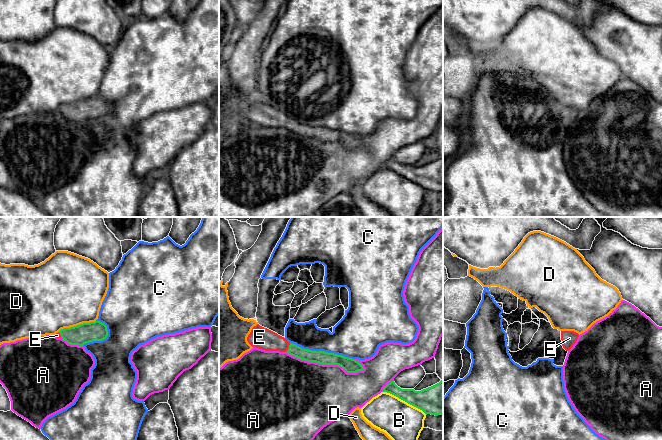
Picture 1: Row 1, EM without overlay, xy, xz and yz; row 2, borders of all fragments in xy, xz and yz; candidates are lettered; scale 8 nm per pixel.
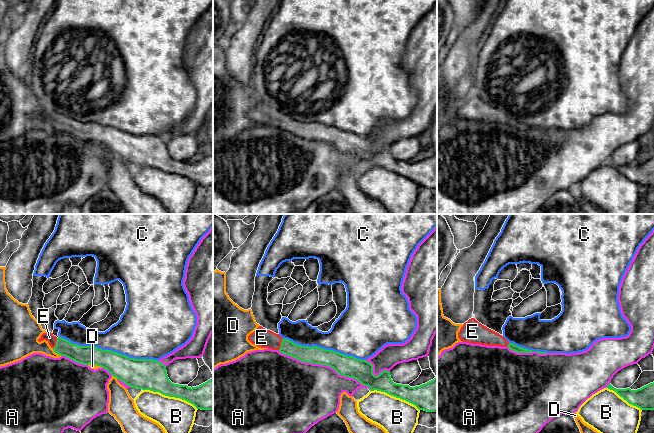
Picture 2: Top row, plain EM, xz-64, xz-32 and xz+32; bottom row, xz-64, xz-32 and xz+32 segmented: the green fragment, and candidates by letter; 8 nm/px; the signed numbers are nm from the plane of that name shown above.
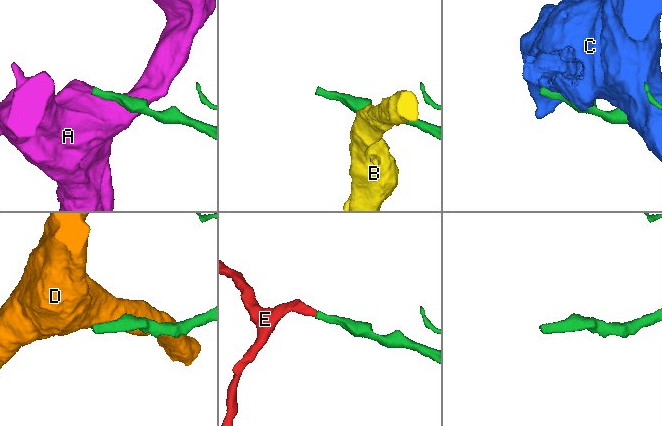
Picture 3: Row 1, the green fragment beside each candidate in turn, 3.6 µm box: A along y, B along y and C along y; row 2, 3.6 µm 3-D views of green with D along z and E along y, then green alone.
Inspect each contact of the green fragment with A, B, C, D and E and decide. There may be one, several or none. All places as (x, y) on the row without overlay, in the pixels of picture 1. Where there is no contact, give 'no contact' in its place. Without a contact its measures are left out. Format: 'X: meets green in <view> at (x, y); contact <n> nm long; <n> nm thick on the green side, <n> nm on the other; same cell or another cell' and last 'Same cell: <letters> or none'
A: meets green in xz at (325, 140); contact 650 nm long; 120 nm thick on the green side, 480 nm on the other; another cell
B: meets green in xz at (405, 177); contact 400 nm long; 240 nm thick on the green side, 320 nm on the other; another cell
C: meets green in xz at (322, 127); contact 550 nm long; 110 nm thick on the green side, 300 nm on the other; another cell
D: meets green in xy at (77, 101); contact 320 nm long; 160 nm thick on the green side, 500 nm on the other; another cell
E: meets green in xz at (289, 123); contact 70 nm long; 100 nm thick on the green side, 170 nm on the other; same cell
Same cell: E

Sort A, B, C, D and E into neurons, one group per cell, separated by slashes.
A / B / C / D / E

